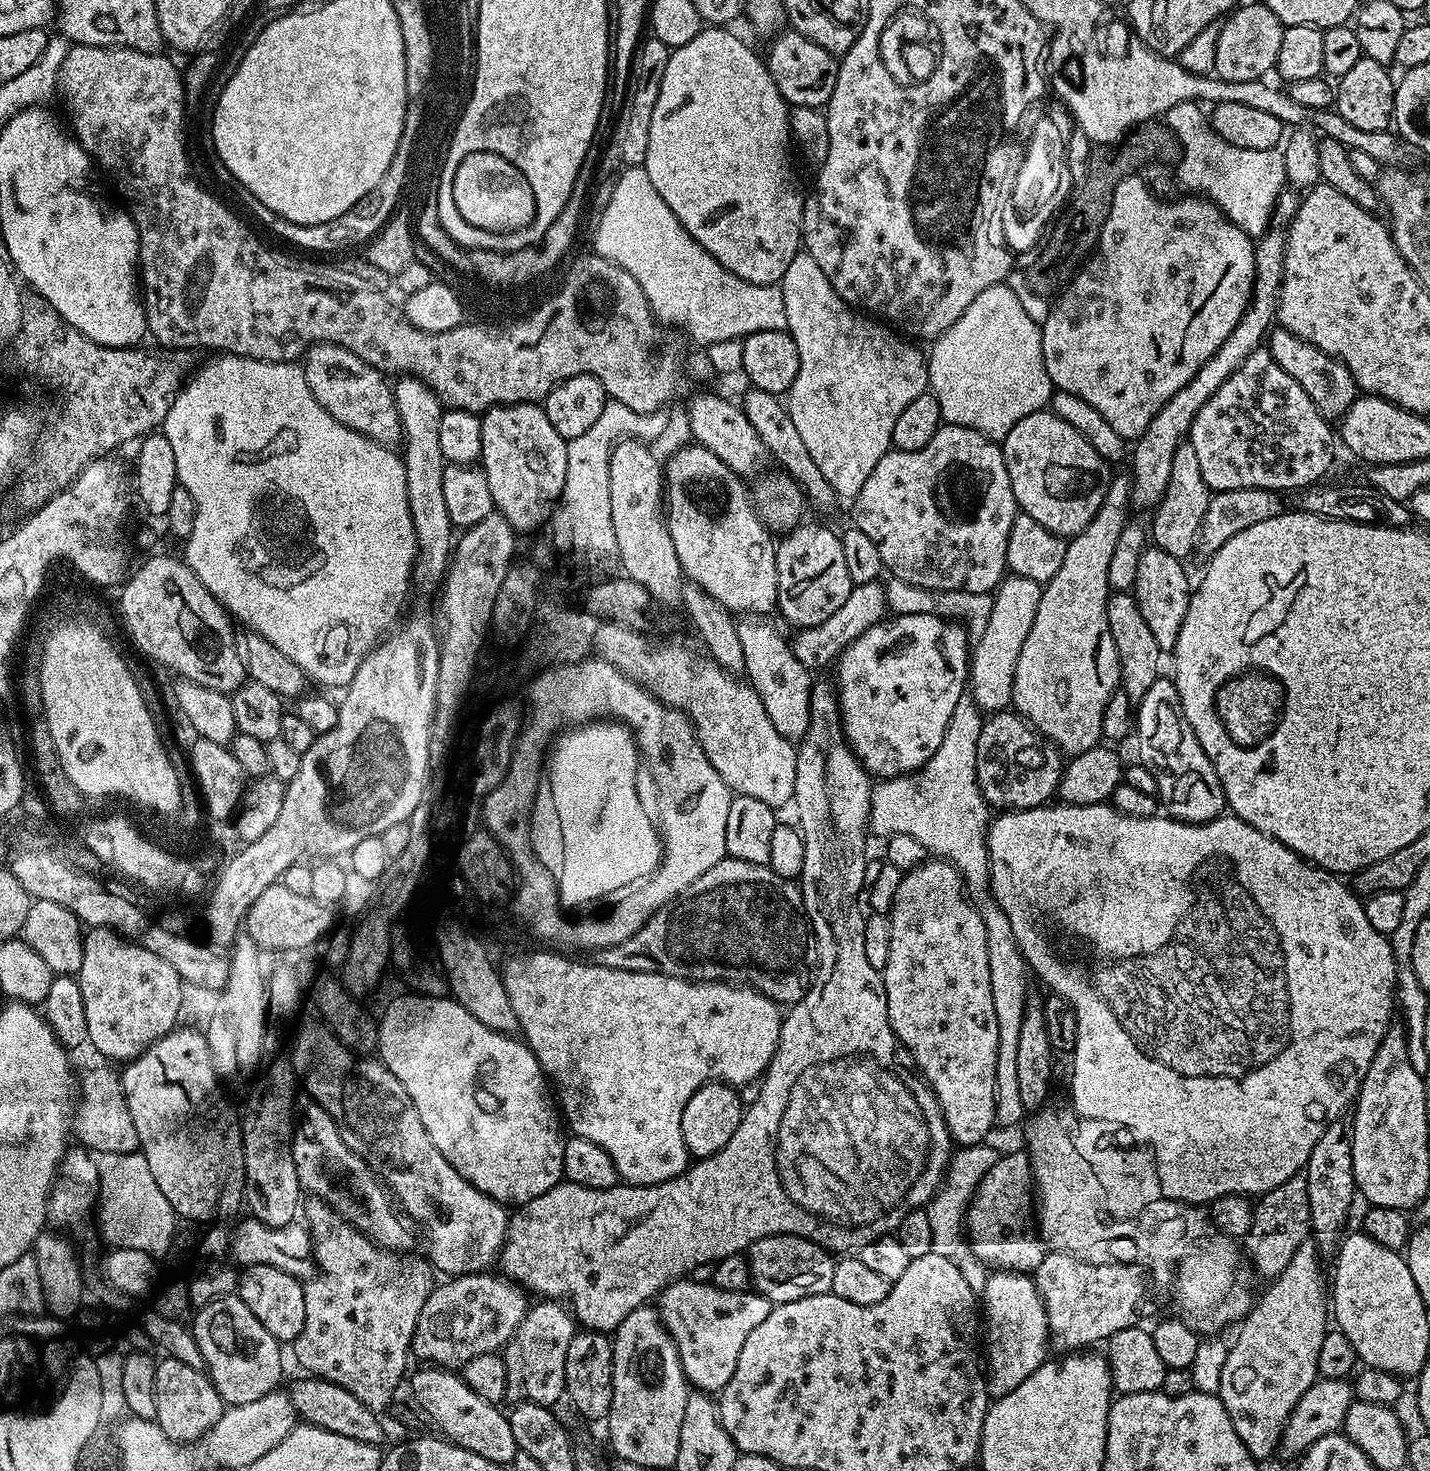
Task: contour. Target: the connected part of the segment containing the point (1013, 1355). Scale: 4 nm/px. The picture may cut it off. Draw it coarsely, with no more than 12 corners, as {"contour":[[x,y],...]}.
{"contour":[[1027,1273],[982,1288],[987,1390],[1005,1397],[1047,1359]]}

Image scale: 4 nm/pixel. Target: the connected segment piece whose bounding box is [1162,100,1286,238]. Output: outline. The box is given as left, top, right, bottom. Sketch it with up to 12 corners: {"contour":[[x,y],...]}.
{"contour":[[1194,100],[1162,120],[1175,179],[1246,235],[1273,227],[1286,191],[1279,147],[1226,143]]}

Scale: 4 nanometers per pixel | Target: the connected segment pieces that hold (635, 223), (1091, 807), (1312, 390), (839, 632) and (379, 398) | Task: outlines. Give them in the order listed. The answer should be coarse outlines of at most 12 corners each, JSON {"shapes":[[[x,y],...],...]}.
{"shapes":[[[642,166],[595,255],[696,346],[786,329],[780,287],[723,268]],[[1004,810],[1072,1104],[1171,1196],[1307,1169],[1393,1023],[1339,875],[1221,814]],[[1277,327],[1269,354],[1325,420],[1357,400],[1341,360]],[[880,580],[850,598],[813,628],[791,637],[809,670],[831,665],[870,626],[885,619]],[[337,344],[302,357],[318,406],[380,444],[404,435],[385,373]]]}

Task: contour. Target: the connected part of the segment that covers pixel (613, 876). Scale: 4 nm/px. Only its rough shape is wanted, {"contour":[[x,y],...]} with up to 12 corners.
{"contour":[[569,727],[546,756],[564,904],[659,867],[635,735]]}

